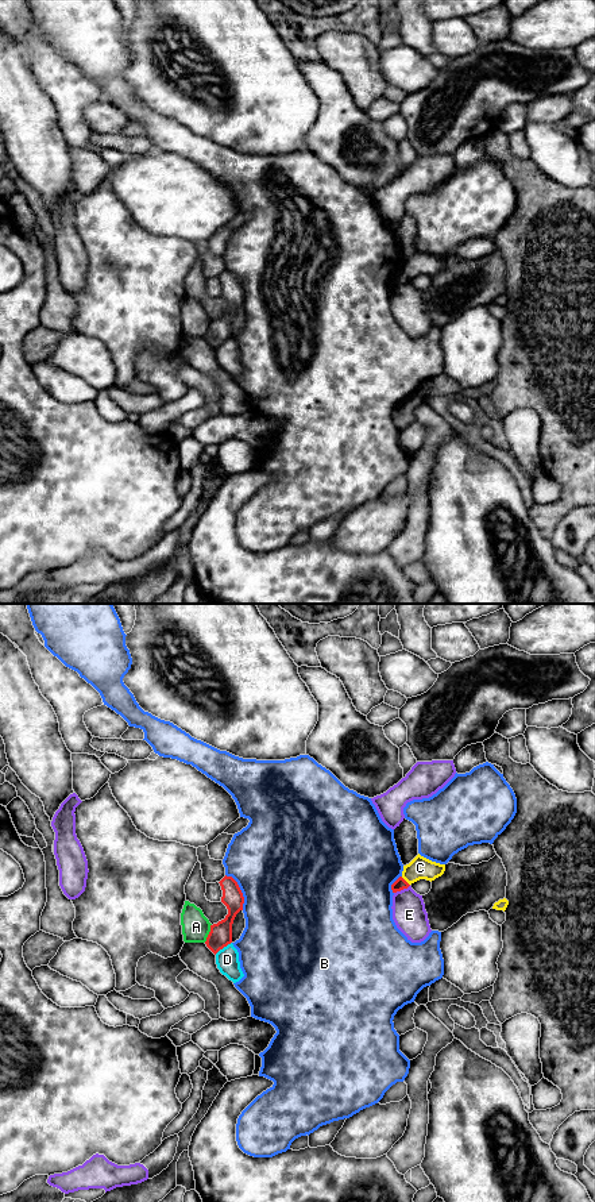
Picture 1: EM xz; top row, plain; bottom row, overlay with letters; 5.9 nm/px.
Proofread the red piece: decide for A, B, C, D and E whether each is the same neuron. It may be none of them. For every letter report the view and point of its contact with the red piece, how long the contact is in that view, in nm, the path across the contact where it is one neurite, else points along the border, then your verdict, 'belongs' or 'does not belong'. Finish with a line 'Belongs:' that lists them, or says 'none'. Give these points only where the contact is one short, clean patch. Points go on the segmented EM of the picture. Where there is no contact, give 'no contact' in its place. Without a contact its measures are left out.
A: contact xz (209, 933); length 120 nm; border xz (211, 924), (211, 931), (204, 942); does not belong
B: contact xz (240, 890); length 240 nm; does not belong
C: contact xz (405, 881); length 80 nm; border xz (401, 877), (409, 885); does not belong
D: contact xz (223, 947); length 130 nm; border xz (231, 942), (215, 954); does not belong
E: contact xz (401, 889); length 110 nm; does not belong
Belongs: none

